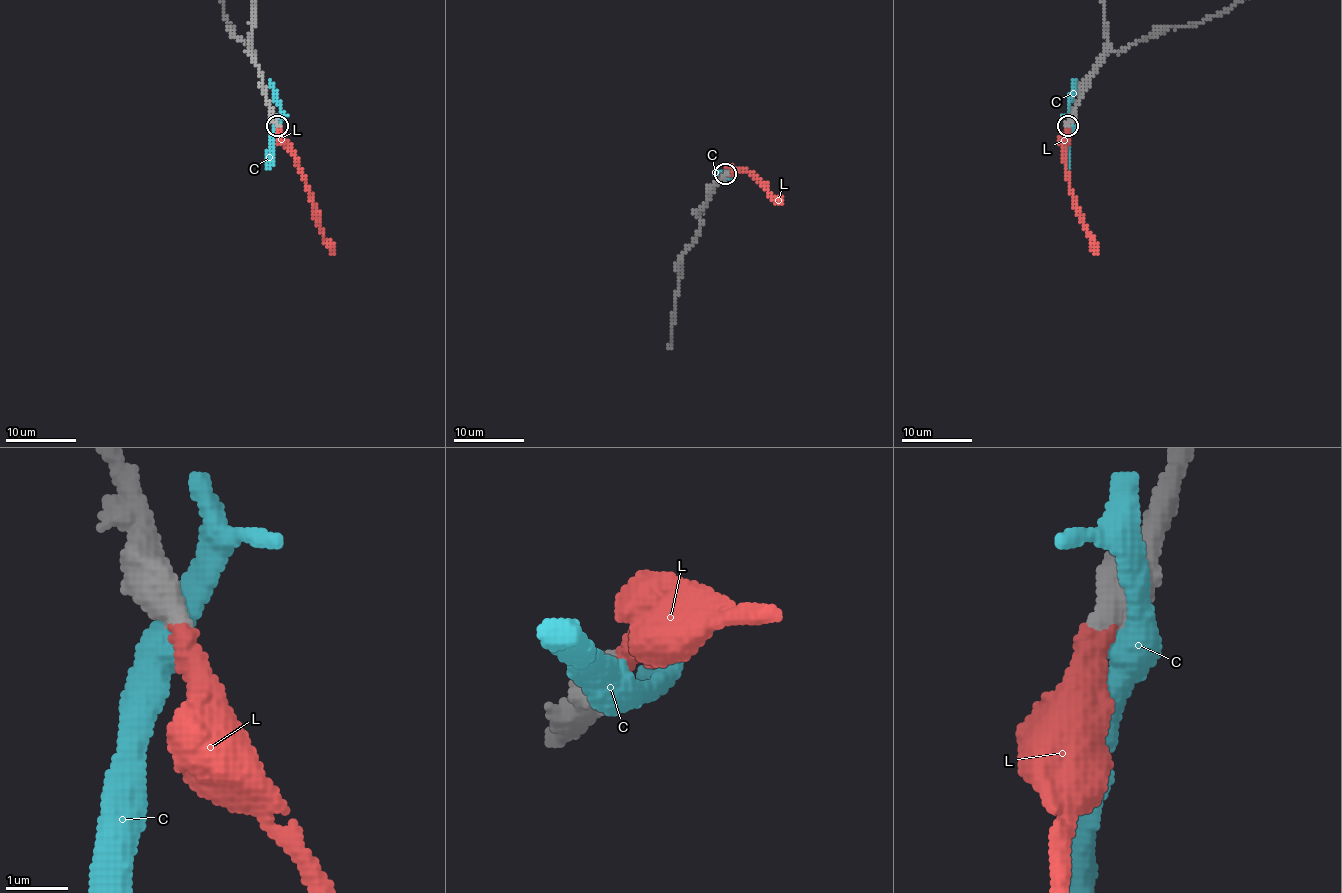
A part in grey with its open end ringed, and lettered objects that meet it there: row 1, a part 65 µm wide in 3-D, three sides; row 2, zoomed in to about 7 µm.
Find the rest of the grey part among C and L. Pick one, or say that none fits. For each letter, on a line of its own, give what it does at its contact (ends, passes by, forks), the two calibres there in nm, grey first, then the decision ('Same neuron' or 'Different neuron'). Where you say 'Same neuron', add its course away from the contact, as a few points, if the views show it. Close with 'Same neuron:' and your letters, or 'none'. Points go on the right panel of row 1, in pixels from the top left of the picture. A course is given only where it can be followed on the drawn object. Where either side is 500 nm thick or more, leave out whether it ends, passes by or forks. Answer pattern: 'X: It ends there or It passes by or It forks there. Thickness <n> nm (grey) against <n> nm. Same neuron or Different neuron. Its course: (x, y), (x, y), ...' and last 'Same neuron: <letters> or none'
C: Thickness 800 nm (grey) against 440 nm. Different neuron
L: Thickness 600 nm (grey) against 400 nm. Same neuron. Its course: (1068, 125), (1064, 153), (1066, 176), (1075, 212), (1093, 240), (1096, 254)
Same neuron: L

